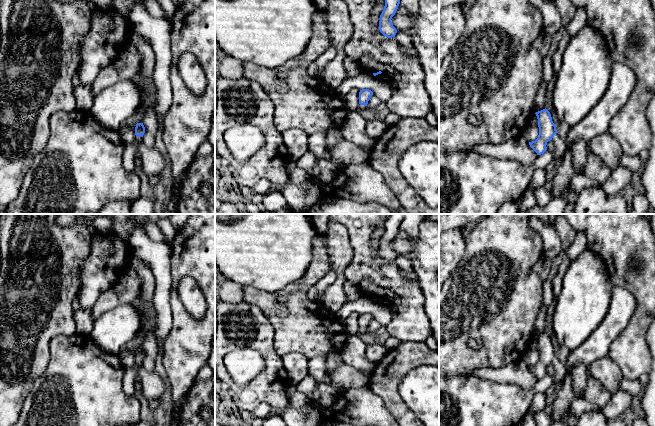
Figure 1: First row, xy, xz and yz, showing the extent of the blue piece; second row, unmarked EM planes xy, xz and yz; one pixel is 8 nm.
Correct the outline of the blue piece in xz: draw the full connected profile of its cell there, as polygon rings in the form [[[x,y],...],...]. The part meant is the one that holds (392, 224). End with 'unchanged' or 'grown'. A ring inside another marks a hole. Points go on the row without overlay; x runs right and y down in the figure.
[[[389,214],[385,222],[385,230],[380,239],[379,254],[388,262],[395,261],[397,257],[397,254],[393,250],[391,243],[398,233],[403,218],[403,214]]] | unchanged

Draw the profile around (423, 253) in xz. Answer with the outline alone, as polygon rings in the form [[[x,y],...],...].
[[[422,221],[414,242],[399,228],[391,246],[397,256],[405,255],[412,262],[439,353],[439,223]]]

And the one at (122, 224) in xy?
[[[104,214],[112,219],[112,227],[110,232],[117,238],[118,242],[128,242],[131,231],[142,223],[136,222],[130,214]]]

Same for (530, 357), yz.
[[[529,349],[523,353],[521,359],[529,366],[535,365],[539,359],[539,351],[536,349]]]

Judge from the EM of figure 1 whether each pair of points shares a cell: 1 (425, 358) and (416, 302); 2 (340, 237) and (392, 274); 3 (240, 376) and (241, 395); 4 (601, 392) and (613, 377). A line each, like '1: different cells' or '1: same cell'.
1: different cells
2: different cells
3: different cells
4: different cells

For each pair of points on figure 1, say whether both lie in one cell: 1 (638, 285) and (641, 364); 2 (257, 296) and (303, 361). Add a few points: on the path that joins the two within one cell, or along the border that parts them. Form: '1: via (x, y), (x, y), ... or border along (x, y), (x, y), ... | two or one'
1: via (642, 305), (642, 318), (638, 325), (638, 344) | one
2: border along (281, 356), (297, 352), (304, 354), (309, 359) | two

